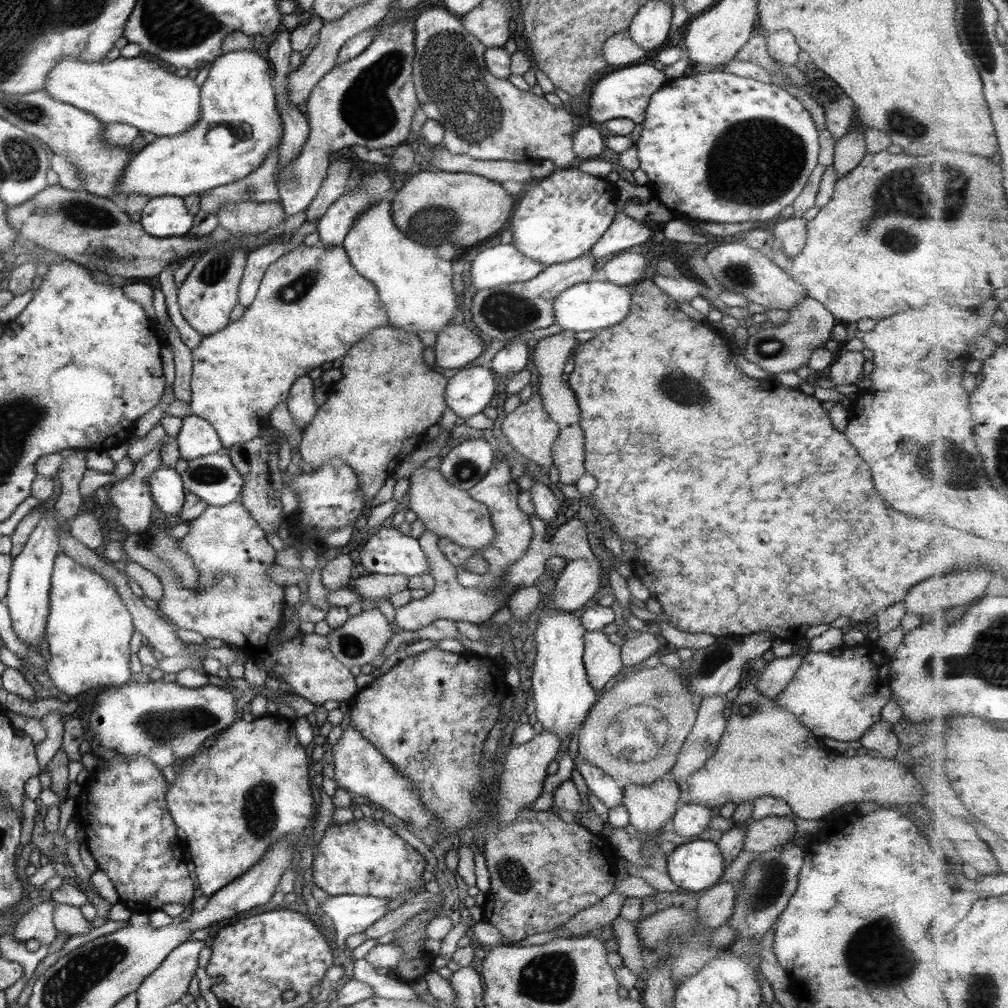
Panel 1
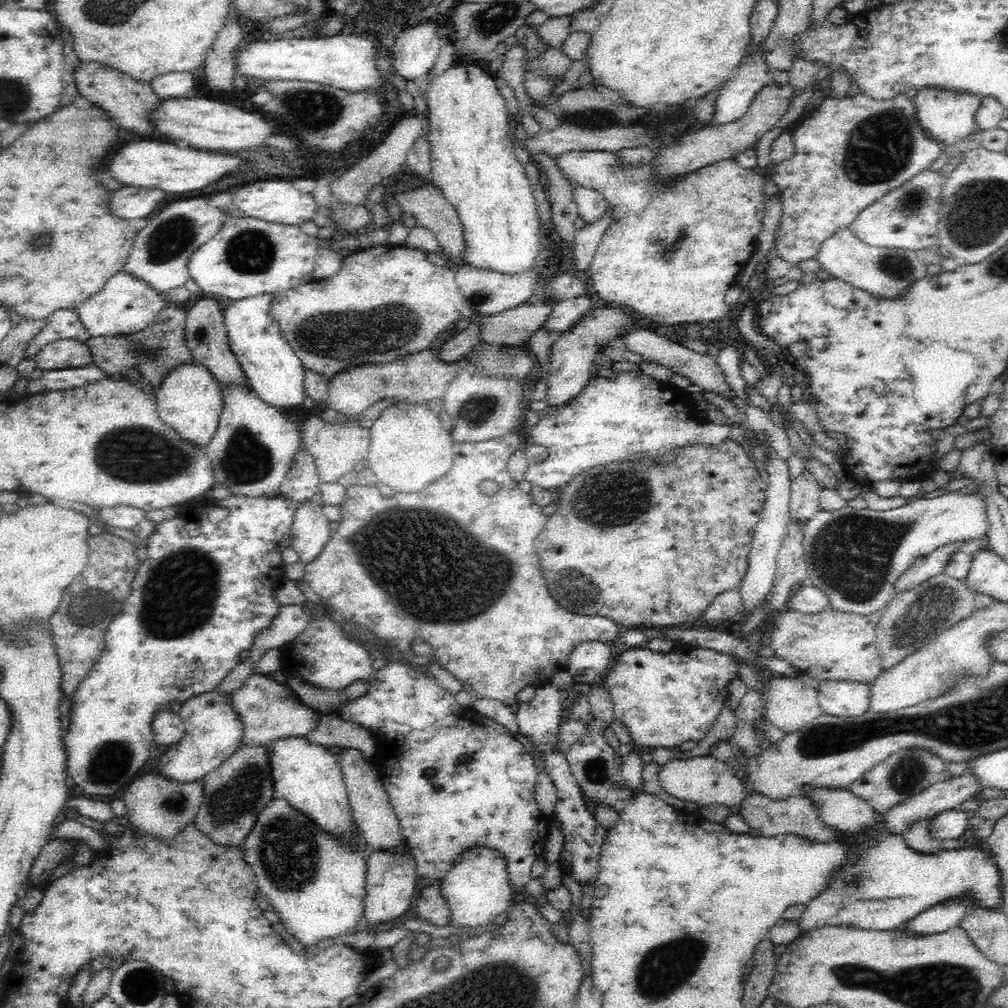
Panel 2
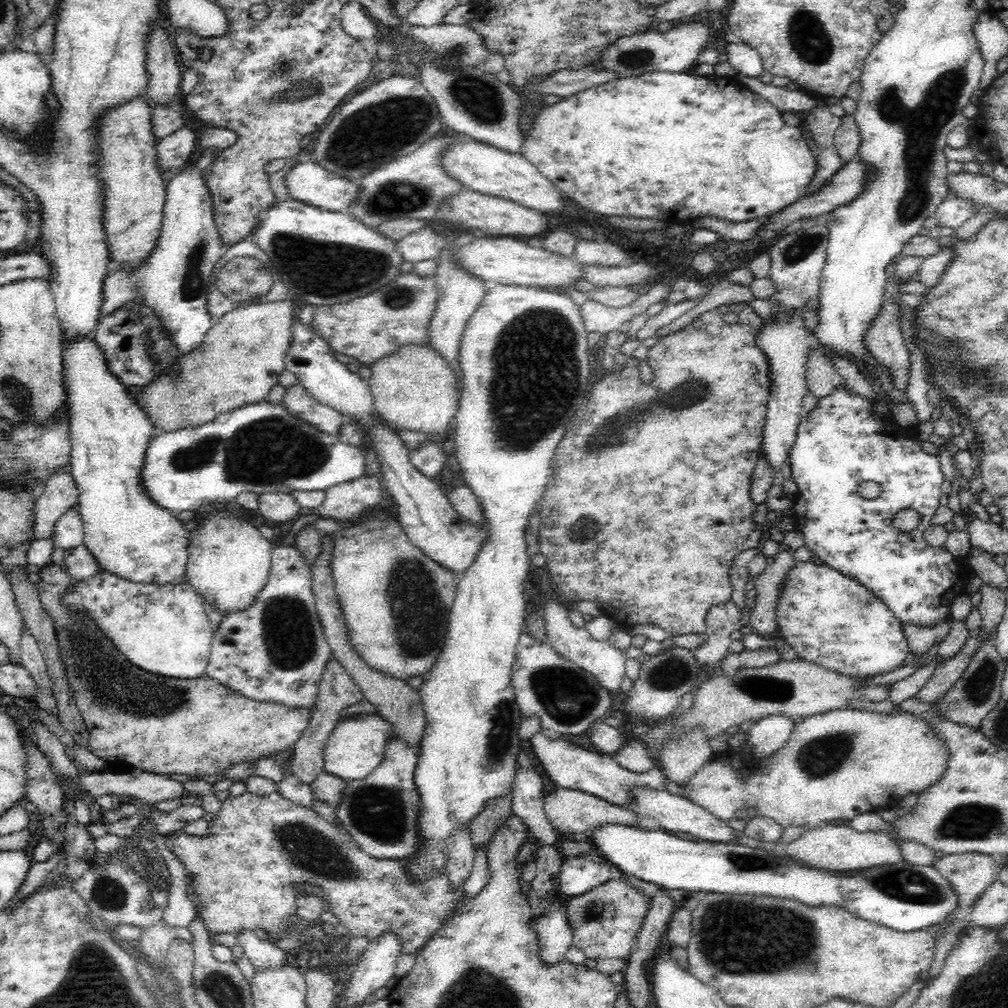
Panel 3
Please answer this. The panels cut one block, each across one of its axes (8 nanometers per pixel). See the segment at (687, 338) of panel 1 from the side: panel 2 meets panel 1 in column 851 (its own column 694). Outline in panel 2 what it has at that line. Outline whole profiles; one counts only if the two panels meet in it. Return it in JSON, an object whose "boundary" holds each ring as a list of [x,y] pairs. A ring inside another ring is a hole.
{"boundary":[[[730,439],[720,446],[690,446],[682,448],[678,456],[660,470],[650,462],[638,464],[620,464],[620,466],[606,466],[600,470],[590,470],[580,478],[574,478],[572,484],[560,496],[558,512],[548,519],[544,530],[540,532],[534,542],[535,550],[540,556],[540,568],[548,582],[548,588],[558,604],[574,614],[608,618],[620,628],[628,629],[659,629],[662,627],[691,626],[702,623],[706,609],[712,602],[728,590],[739,589],[747,574],[749,555],[751,551],[751,538],[756,523],[760,520],[760,513],[766,498],[767,484],[756,470],[755,464],[742,447]]]}

